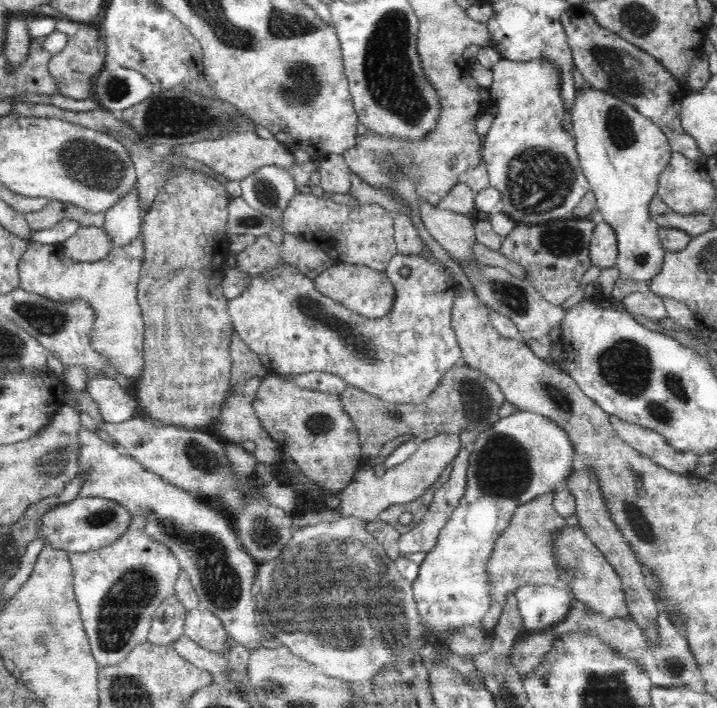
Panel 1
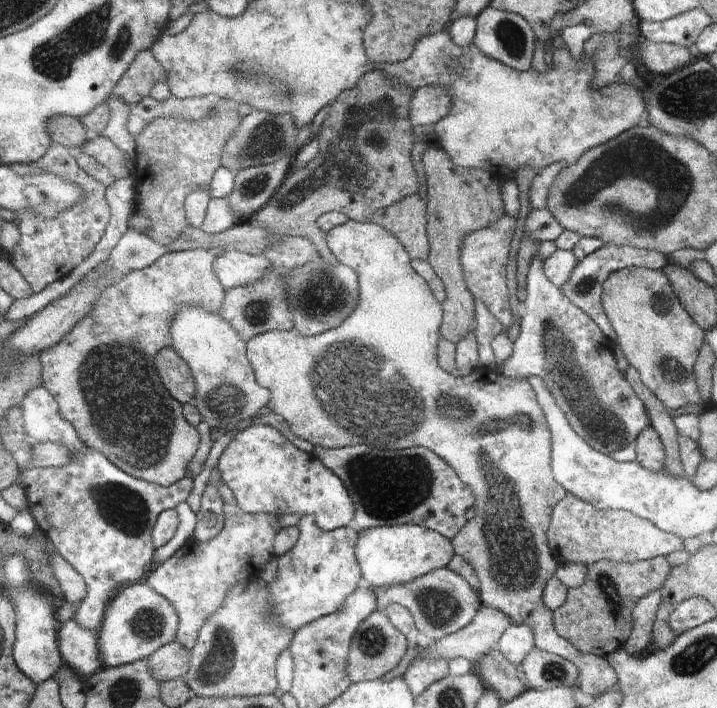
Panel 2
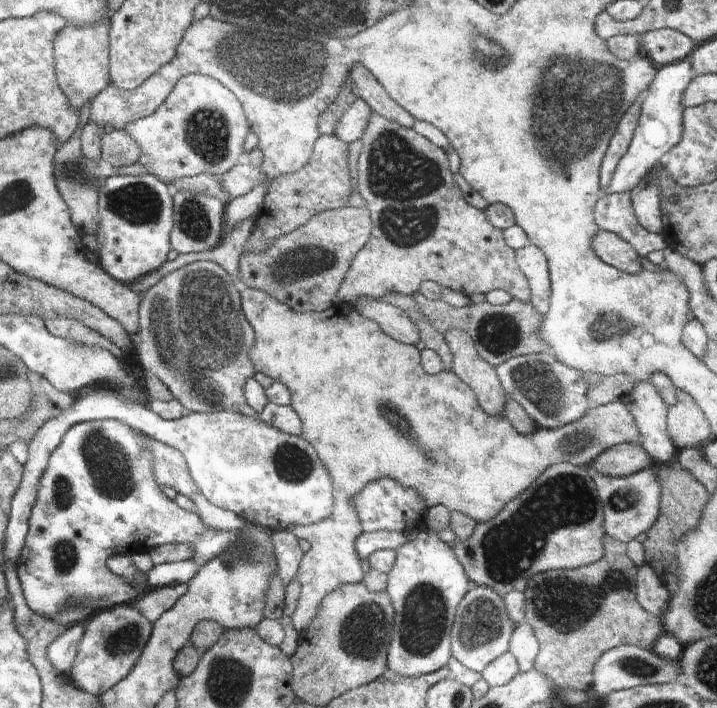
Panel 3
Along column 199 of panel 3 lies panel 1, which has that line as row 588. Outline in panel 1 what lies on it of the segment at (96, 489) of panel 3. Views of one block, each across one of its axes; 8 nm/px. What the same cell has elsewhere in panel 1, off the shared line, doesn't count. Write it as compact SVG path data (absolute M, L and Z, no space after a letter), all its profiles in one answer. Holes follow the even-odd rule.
M570 571L559 572L557 585L536 585L528 583L515 590L523 628L538 632L558 624L566 618L575 602L568 589L572 580Z

